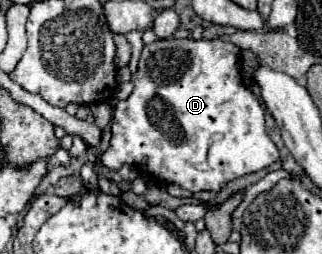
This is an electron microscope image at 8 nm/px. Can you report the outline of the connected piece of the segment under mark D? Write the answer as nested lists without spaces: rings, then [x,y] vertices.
[[[170,38],[170,40],[158,40],[154,44],[144,46],[142,56],[140,56],[140,64],[138,64],[138,72],[132,76],[134,90],[126,100],[116,104],[114,118],[112,118],[112,140],[110,140],[110,148],[100,158],[102,164],[106,168],[110,168],[110,170],[118,170],[122,164],[132,164],[134,168],[138,168],[144,174],[154,176],[156,180],[178,184],[178,186],[182,186],[182,188],[186,188],[190,192],[200,192],[200,190],[220,192],[228,182],[232,182],[232,180],[236,180],[240,176],[246,176],[250,172],[258,172],[258,170],[274,164],[278,160],[278,150],[276,150],[274,142],[268,138],[268,134],[266,134],[264,110],[262,110],[258,98],[240,82],[238,62],[240,62],[240,48],[234,46],[232,42],[224,42],[224,40],[190,40],[190,38],[176,40],[176,38]]]

